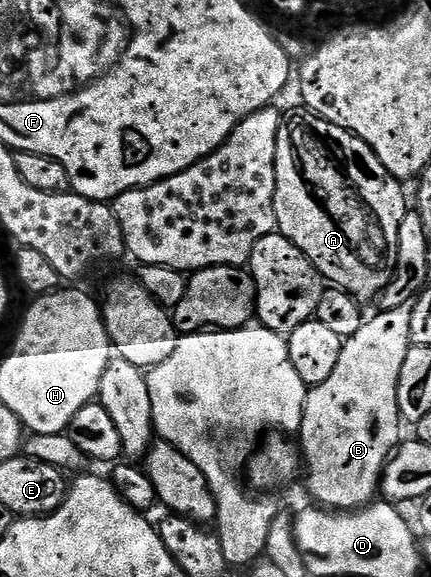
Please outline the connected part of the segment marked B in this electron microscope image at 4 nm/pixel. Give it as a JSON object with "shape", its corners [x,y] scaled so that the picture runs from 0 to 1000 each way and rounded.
{"shape":[[[937,529],[900,539],[882,537],[879,546],[854,551],[800,589],[791,619],[773,648],[745,667],[719,672],[705,705],[705,728],[689,752],[698,776],[698,795],[708,804],[712,844],[733,873],[773,886],[831,886],[868,870],[884,851],[889,816],[928,766],[926,740],[930,721],[921,695],[921,667],[930,660],[930,633],[958,600],[954,593],[954,532]]]}

